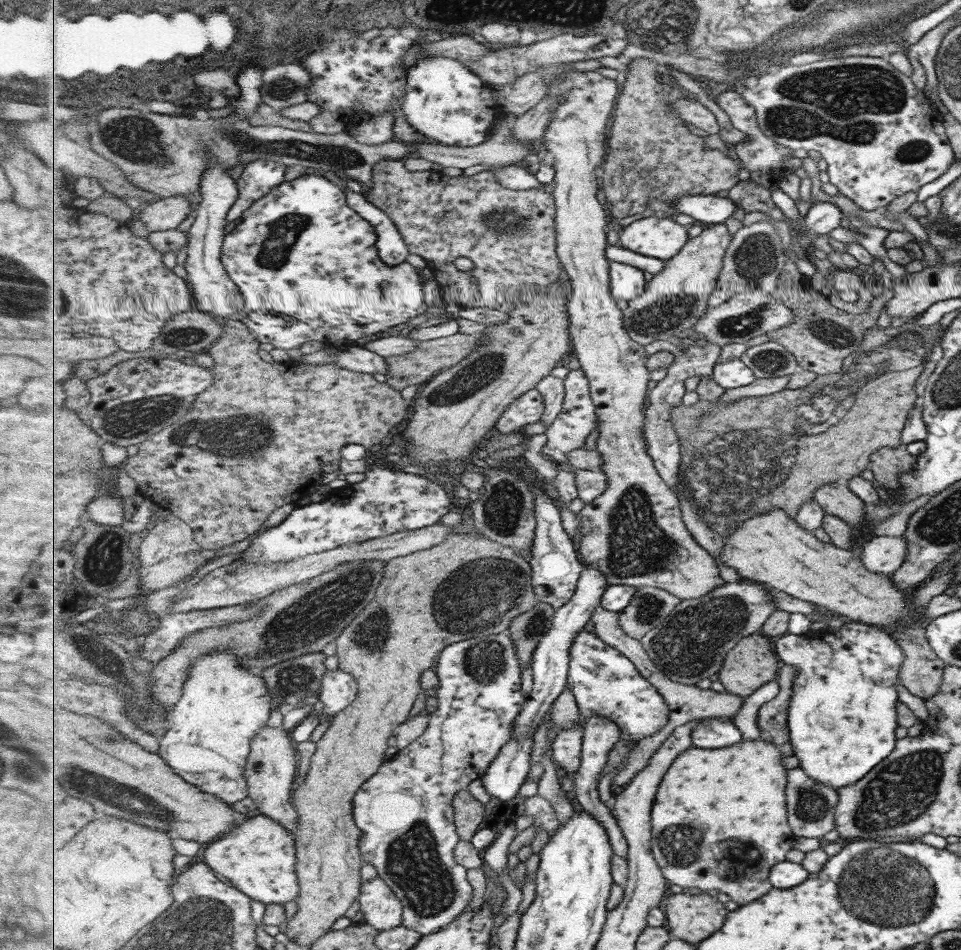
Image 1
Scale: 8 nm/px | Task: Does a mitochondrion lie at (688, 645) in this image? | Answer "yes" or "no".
yes

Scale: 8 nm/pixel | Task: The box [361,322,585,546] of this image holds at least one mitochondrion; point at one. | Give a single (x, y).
(503, 508)

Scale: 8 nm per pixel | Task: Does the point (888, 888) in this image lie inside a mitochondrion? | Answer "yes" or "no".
yes

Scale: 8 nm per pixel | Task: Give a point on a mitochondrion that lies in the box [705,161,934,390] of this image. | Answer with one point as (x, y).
(755, 260)

